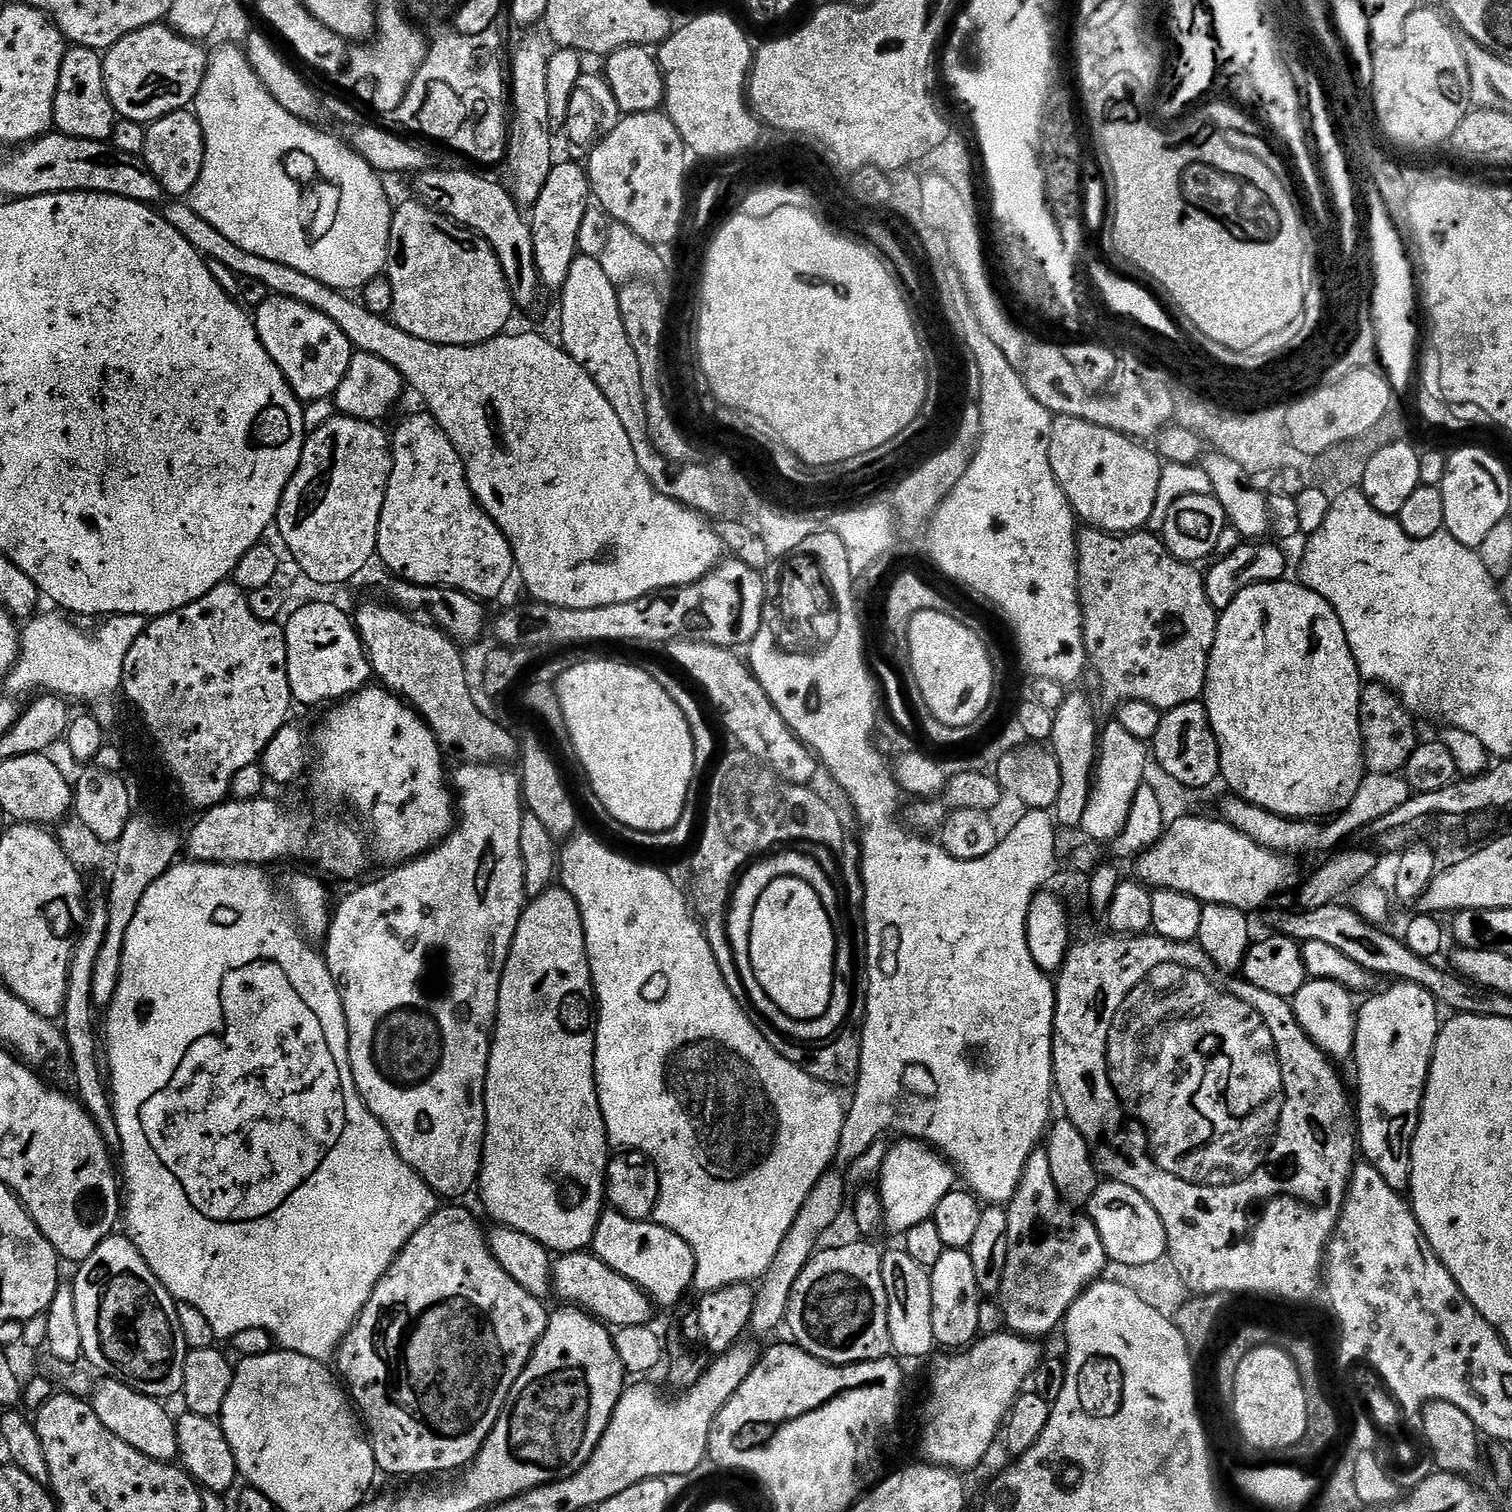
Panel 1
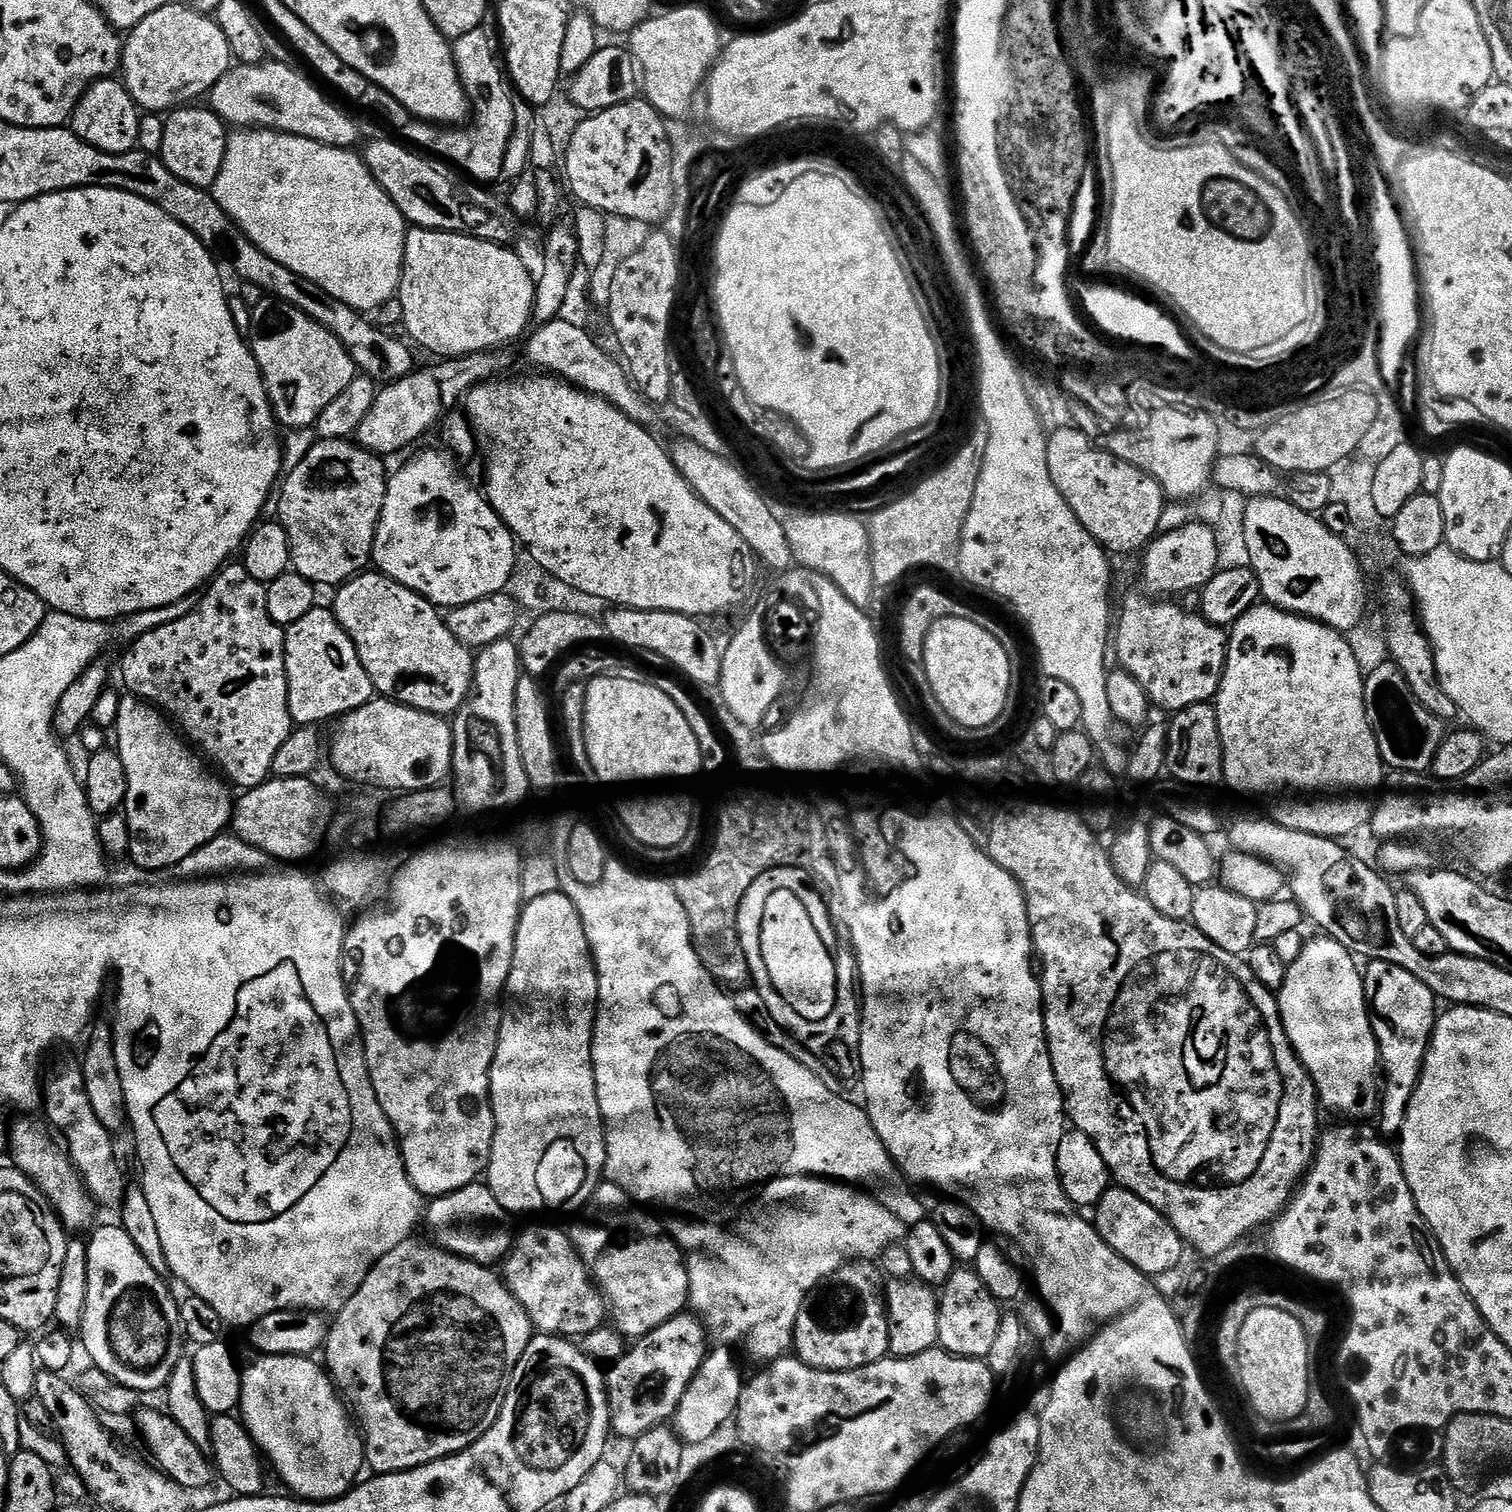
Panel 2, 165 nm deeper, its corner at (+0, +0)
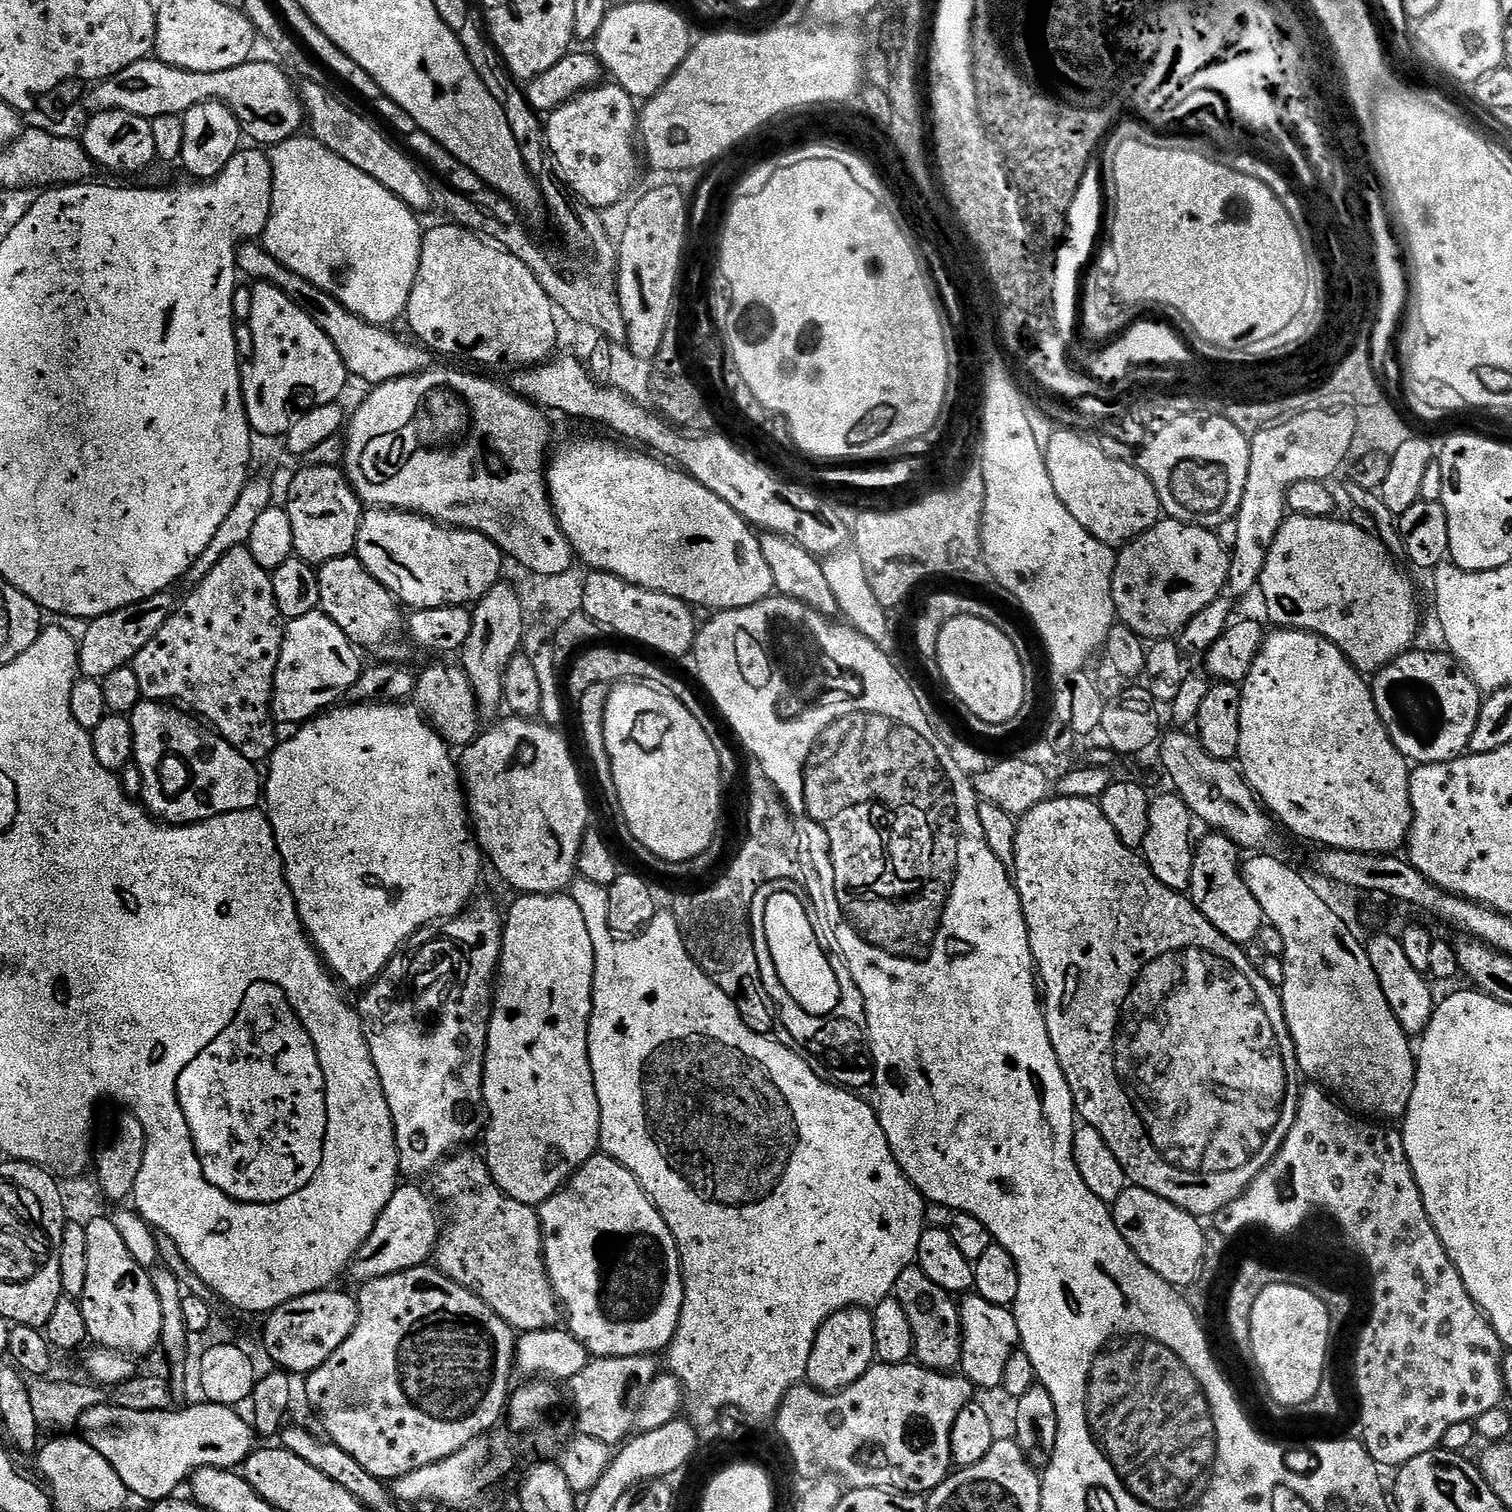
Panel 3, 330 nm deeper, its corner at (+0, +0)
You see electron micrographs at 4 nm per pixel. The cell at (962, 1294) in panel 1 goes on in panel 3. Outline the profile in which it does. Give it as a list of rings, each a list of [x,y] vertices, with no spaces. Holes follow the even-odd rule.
[[[968,1294],[959,1301],[960,1321],[964,1331],[959,1371],[977,1389],[996,1388],[1008,1376],[1008,1363],[1020,1348],[1020,1335],[1015,1311],[1011,1307],[994,1306],[986,1298]]]

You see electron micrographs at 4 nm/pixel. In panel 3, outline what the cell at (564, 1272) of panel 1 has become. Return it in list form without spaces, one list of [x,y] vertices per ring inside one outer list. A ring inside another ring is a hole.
[[[461,1150],[448,1157],[443,1164],[435,1169],[436,1176],[436,1192],[435,1195],[448,1203],[448,1216],[446,1212],[446,1223],[443,1225],[440,1233],[440,1242],[436,1245],[434,1253],[434,1264],[439,1271],[450,1277],[454,1282],[458,1282],[464,1288],[470,1289],[478,1298],[482,1298],[482,1302],[486,1302],[486,1306],[490,1306],[490,1310],[494,1310],[494,1314],[498,1314],[504,1321],[509,1324],[517,1333],[537,1332],[538,1330],[547,1330],[555,1328],[562,1320],[562,1305],[556,1298],[556,1292],[552,1289],[552,1283],[548,1277],[548,1271],[544,1265],[544,1242],[540,1239],[540,1218],[537,1209],[531,1204],[523,1204],[514,1198],[507,1196],[498,1185],[496,1179],[493,1178],[491,1170],[488,1169],[487,1159],[483,1155],[475,1156],[474,1153],[468,1152],[472,1150]]]

